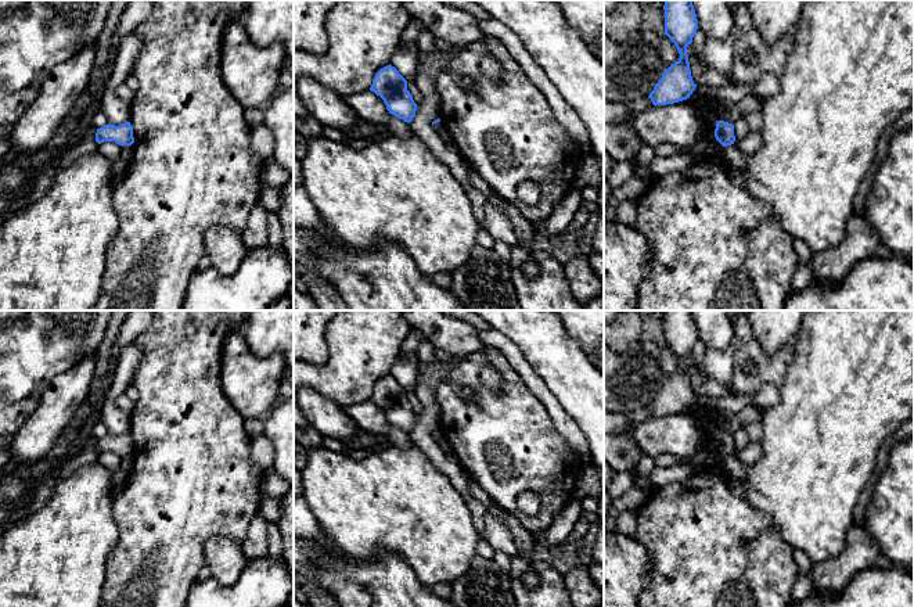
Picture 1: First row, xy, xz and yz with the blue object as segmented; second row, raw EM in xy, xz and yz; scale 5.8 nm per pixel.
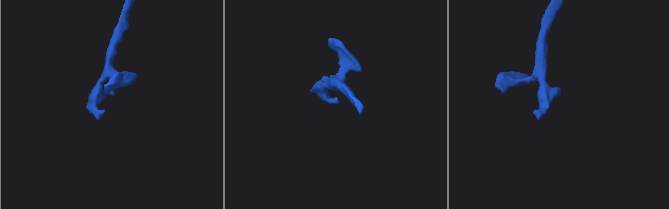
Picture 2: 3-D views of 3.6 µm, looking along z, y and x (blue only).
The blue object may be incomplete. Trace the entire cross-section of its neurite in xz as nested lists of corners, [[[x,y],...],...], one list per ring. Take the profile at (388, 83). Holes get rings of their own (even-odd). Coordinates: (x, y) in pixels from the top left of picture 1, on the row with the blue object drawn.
[[[391,64],[375,73],[370,90],[384,100],[389,114],[396,118],[410,123],[415,116],[417,104],[407,90],[407,80]]]

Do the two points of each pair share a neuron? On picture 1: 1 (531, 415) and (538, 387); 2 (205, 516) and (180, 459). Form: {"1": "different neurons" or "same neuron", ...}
{"1": "different neurons", "2": "same neuron"}

